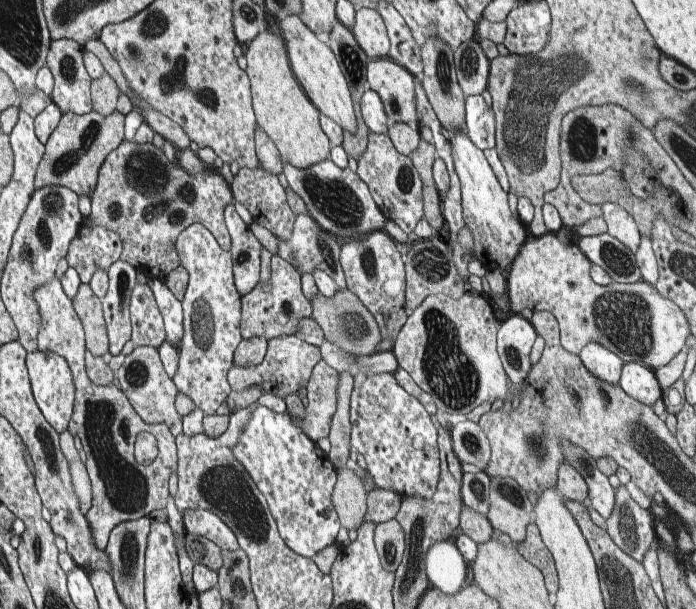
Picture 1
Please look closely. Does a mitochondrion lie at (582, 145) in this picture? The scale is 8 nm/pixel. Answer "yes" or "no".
yes

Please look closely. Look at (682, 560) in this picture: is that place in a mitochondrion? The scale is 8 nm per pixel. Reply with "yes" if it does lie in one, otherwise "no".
no

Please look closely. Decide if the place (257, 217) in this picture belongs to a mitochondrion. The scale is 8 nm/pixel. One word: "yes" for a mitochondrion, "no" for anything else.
no

